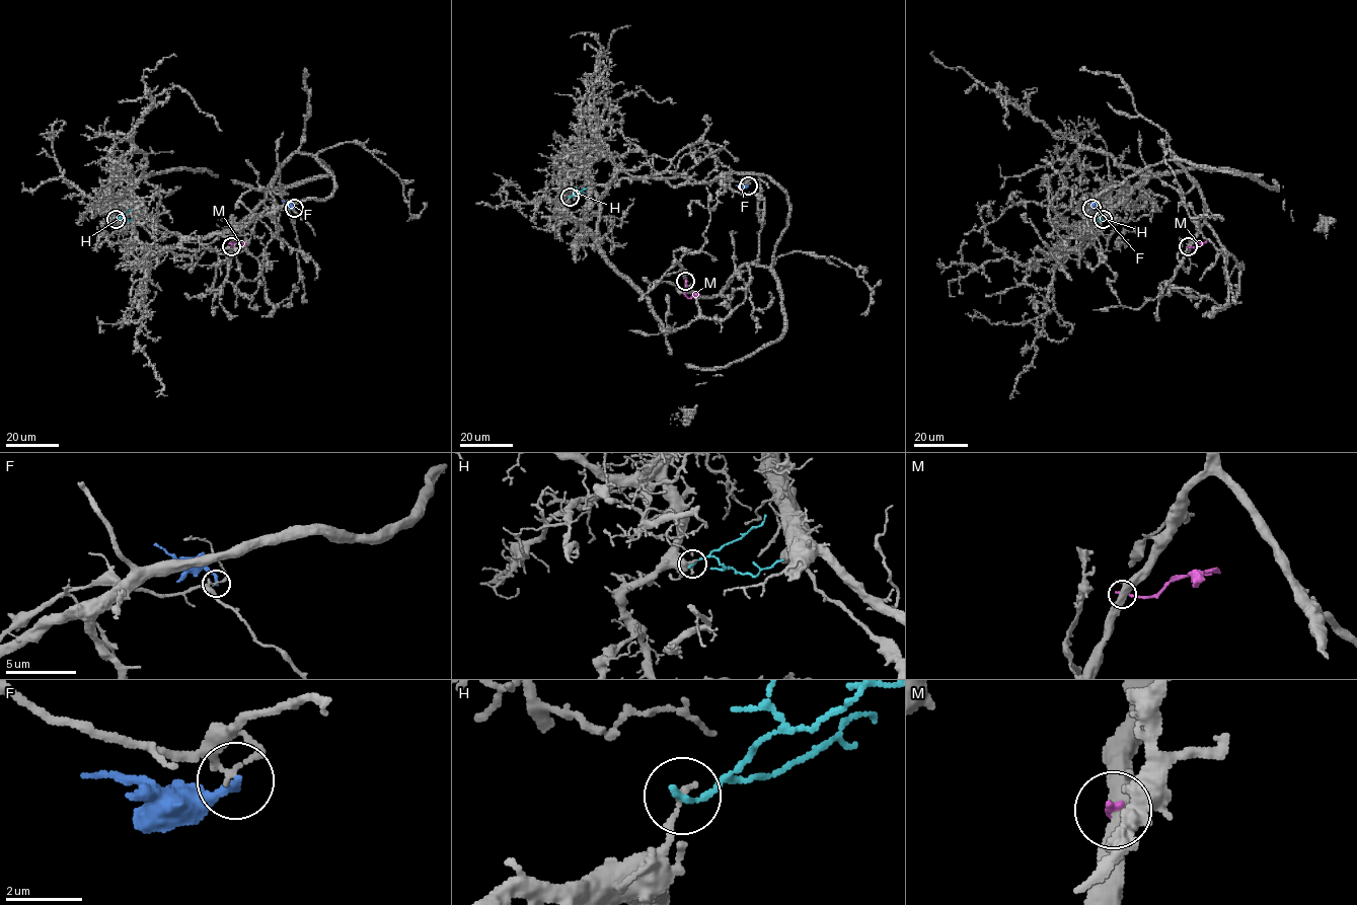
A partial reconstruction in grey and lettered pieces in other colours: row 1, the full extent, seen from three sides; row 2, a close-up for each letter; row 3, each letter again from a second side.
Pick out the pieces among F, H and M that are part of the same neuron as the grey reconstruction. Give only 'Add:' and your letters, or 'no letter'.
Add: no letter

